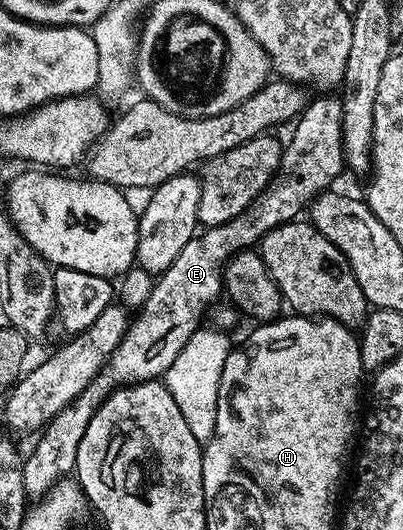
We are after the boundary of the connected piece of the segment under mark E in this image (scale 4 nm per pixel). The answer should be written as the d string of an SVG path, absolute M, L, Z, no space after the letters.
M336 95L318 96L321 96L318 100L310 99L306 103L305 109L292 125L293 133L289 136L289 144L287 140L281 149L281 161L277 173L273 175L272 184L249 203L247 210L219 226L205 228L200 234L194 235L193 240L183 246L183 250L179 250L179 258L175 258L175 262L171 262L171 266L167 266L167 270L156 277L147 302L140 305L141 313L132 319L119 346L115 346L111 358L105 363L105 369L69 407L59 410L59 414L55 414L55 418L51 418L51 422L36 437L37 445L33 453L24 457L22 466L26 497L46 496L60 480L66 479L76 469L79 442L83 442L83 434L87 434L87 425L91 418L95 418L99 406L117 387L164 377L171 362L175 362L178 357L179 350L187 346L191 334L202 327L204 320L201 319L204 316L206 319L207 313L218 303L223 292L225 261L234 252L244 252L260 245L263 237L273 228L298 219L310 202L336 185L333 183L337 175L345 168L341 129L343 106Z

